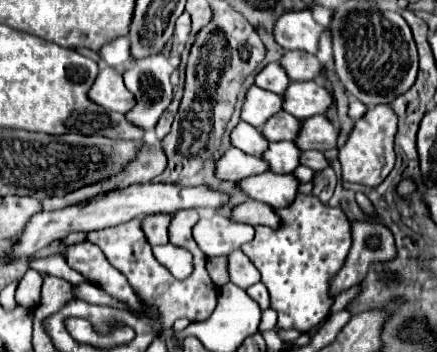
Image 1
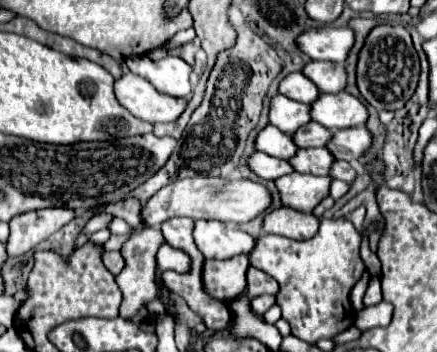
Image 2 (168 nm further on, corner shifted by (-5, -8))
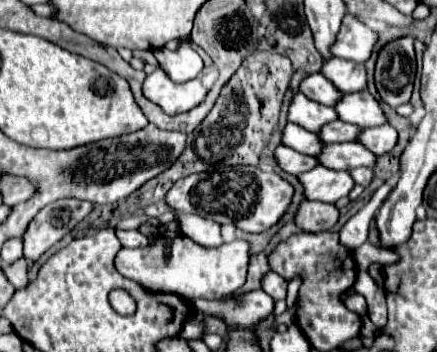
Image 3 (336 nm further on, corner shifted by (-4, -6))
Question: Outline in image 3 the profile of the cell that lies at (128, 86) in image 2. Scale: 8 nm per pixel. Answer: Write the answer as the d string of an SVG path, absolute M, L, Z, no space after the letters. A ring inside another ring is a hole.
M157 68L145 78L143 94L145 98L151 98L153 104L161 106L165 114L175 116L197 106L205 98L207 88L199 80L189 80L185 84L169 82L167 74Z

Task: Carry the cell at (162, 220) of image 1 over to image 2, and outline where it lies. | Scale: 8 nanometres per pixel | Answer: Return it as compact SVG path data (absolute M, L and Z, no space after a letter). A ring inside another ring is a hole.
M150 226L142 228L140 232L132 234L124 246L122 246L122 256L126 260L126 268L116 276L116 282L124 294L124 300L122 300L122 306L120 306L120 316L126 318L126 320L132 320L132 316L136 316L142 308L146 308L146 304L150 300L156 300L158 296L158 288L156 288L156 282L154 282L154 270L156 270L156 252L160 248L160 242L162 242L162 232L160 230L154 230Z

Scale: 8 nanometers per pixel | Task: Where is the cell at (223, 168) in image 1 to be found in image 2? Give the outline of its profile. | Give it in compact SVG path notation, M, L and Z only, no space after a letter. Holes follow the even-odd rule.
M254 152L248 160L252 172L258 176L258 178L264 178L264 180L276 180L284 174L290 174L294 172L292 164L288 160L280 160L280 158L274 158L270 154L264 154L264 152Z

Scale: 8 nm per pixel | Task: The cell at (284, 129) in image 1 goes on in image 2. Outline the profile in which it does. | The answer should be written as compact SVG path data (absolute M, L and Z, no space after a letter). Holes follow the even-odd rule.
M310 122L306 128L300 128L292 136L299 148L324 147L332 140L332 130L318 122Z

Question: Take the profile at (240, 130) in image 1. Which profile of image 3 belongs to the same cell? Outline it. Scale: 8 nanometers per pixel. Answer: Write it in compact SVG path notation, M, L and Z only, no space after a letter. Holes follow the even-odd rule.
M287 124L283 130L283 138L281 138L283 146L289 146L301 154L309 154L315 156L321 152L321 140L317 138L315 132L307 132L305 128L297 126L297 124Z

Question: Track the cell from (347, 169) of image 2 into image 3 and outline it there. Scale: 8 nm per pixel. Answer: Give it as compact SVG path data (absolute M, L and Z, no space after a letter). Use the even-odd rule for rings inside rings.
M361 166L357 170L349 170L349 174L351 174L351 178L355 178L355 184L361 184L361 186L367 186L373 178L373 170L365 168L365 166Z

